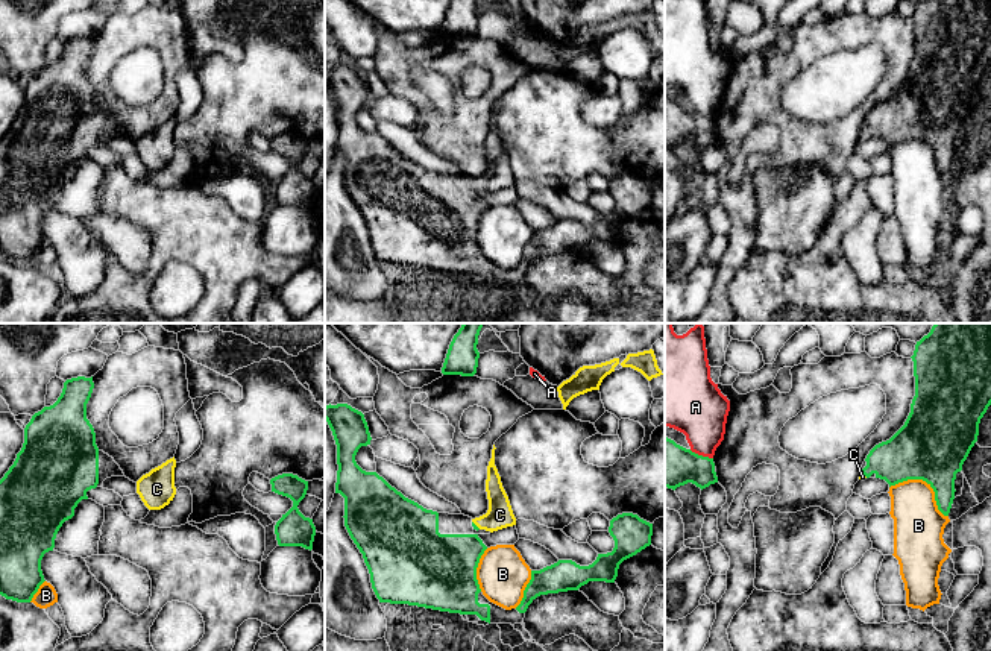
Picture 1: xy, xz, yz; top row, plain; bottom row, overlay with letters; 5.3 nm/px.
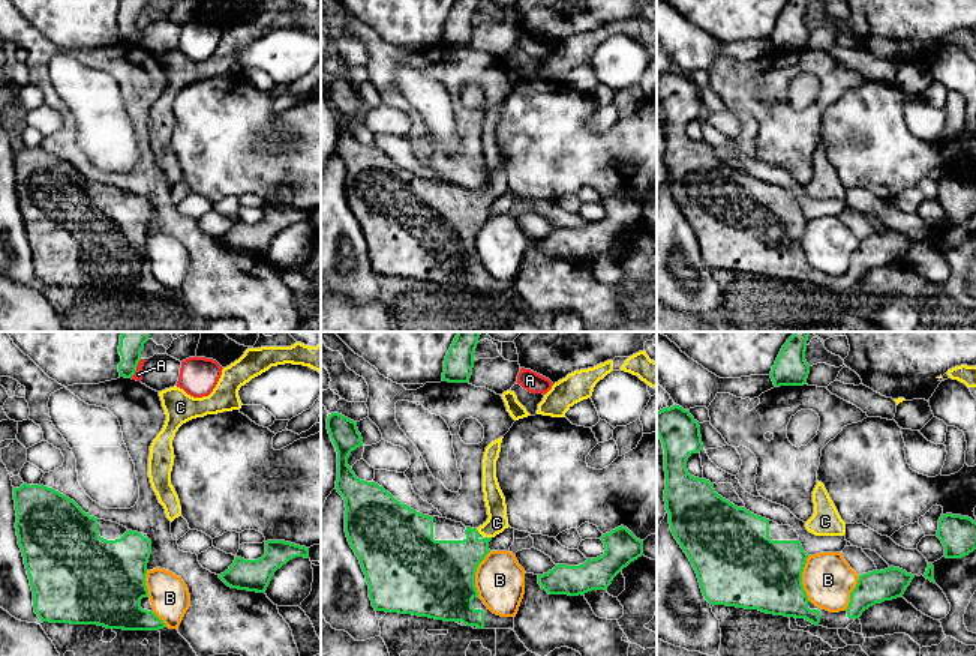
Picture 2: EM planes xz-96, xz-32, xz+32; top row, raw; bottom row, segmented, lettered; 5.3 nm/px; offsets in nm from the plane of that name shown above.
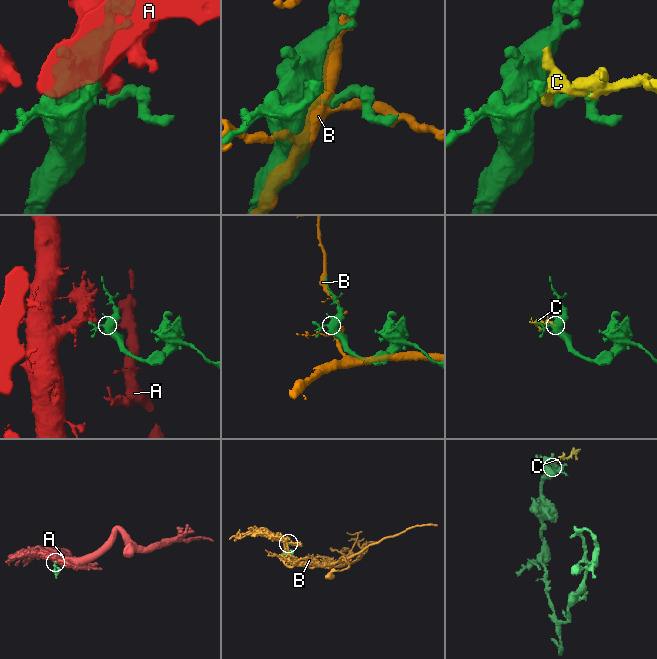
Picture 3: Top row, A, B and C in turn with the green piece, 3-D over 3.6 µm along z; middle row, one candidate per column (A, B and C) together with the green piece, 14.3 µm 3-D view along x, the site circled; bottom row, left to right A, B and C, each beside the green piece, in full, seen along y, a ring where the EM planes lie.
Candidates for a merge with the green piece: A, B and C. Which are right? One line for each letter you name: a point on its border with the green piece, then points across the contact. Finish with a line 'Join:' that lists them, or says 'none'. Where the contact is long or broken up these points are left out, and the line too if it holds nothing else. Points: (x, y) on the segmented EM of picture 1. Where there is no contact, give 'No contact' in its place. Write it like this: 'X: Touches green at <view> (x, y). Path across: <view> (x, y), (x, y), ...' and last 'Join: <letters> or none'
C: Touches green at xz (475, 525). Path across: xz (474, 525), (475, 525), (489, 522), (500, 515)
Join: C

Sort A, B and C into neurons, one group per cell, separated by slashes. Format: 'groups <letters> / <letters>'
groups A / B / C

